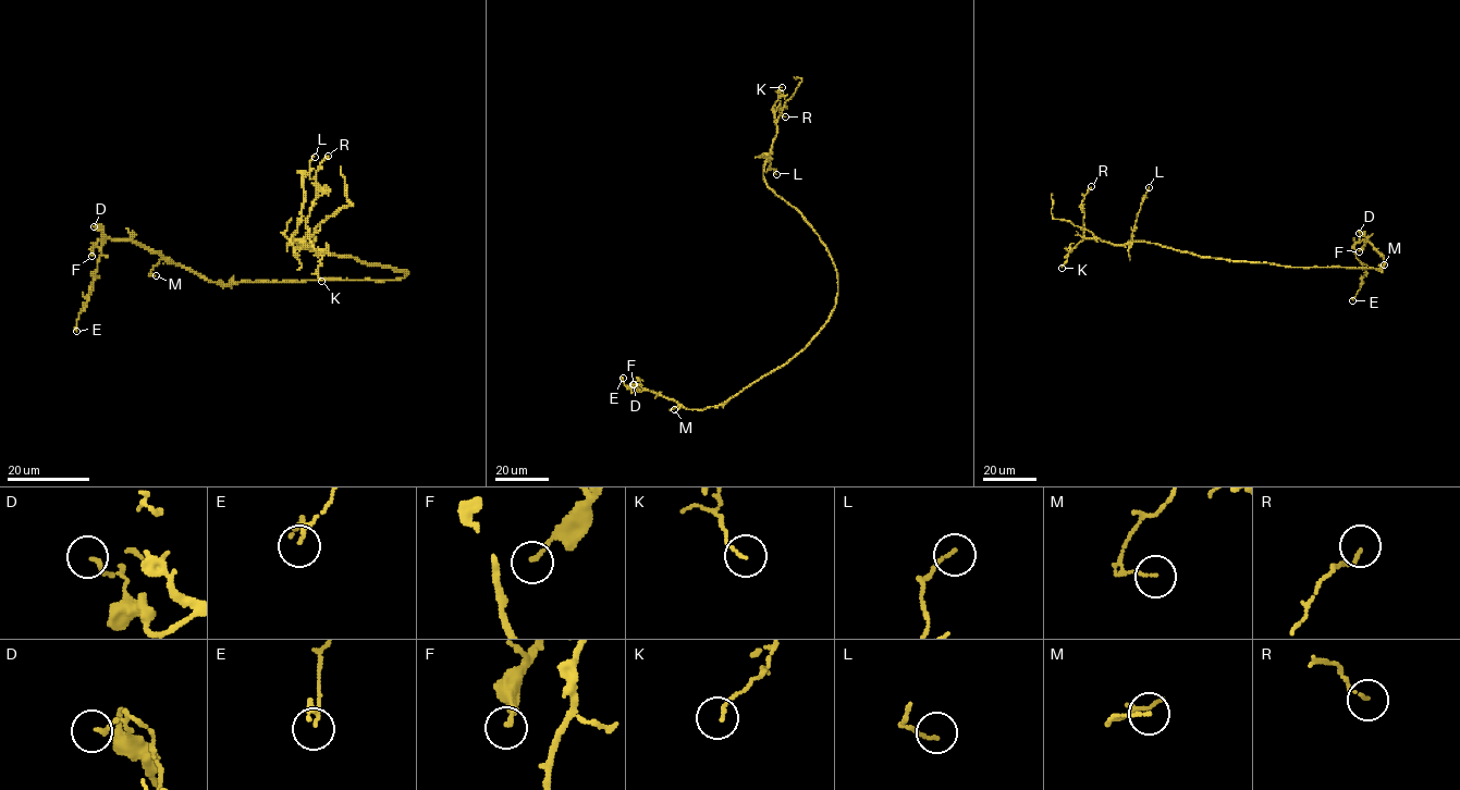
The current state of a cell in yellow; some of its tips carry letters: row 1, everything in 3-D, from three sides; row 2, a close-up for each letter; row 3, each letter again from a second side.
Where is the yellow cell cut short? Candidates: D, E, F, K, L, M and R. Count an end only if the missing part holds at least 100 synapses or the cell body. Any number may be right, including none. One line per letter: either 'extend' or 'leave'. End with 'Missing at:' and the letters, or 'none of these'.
D: leave
E: leave
F: leave
K: leave
L: leave
M: leave
R: leave
Missing at: none of these

